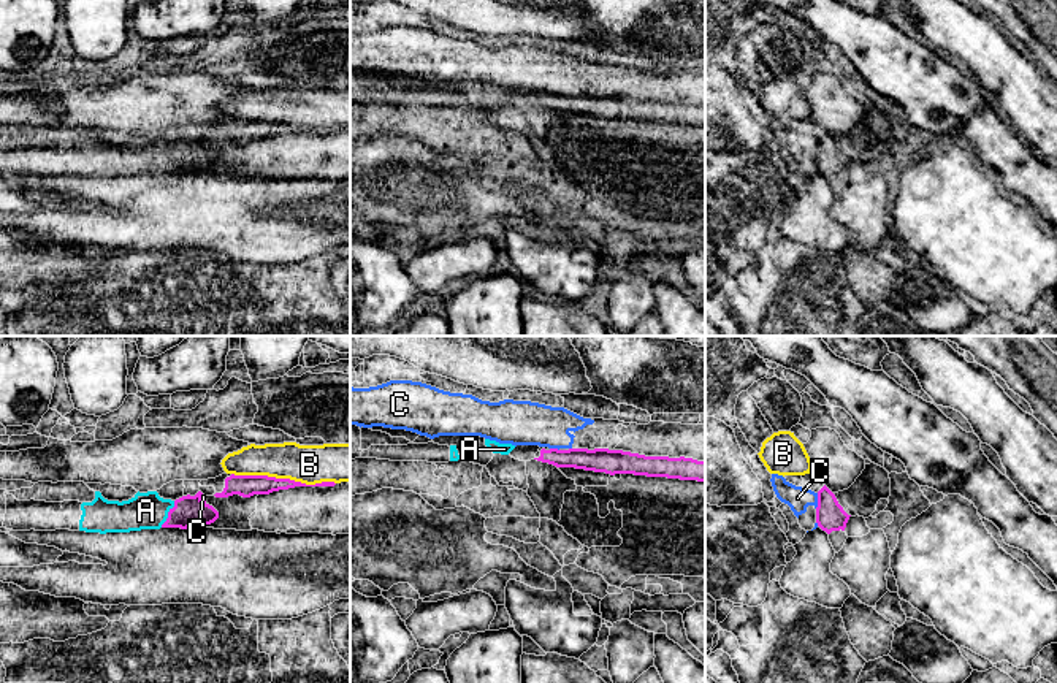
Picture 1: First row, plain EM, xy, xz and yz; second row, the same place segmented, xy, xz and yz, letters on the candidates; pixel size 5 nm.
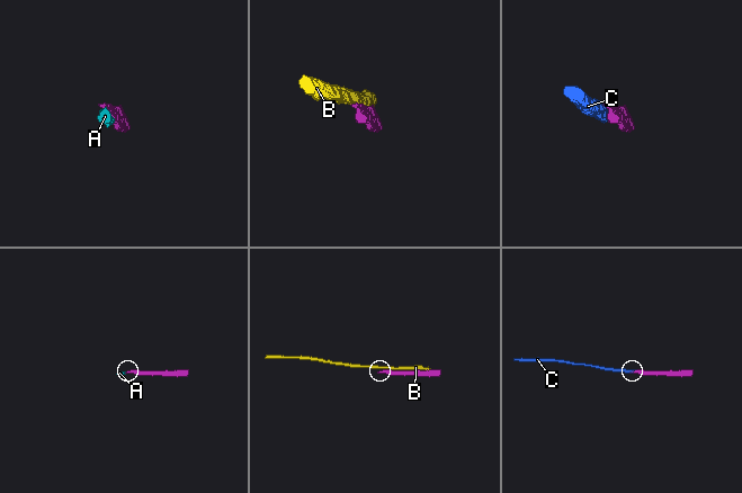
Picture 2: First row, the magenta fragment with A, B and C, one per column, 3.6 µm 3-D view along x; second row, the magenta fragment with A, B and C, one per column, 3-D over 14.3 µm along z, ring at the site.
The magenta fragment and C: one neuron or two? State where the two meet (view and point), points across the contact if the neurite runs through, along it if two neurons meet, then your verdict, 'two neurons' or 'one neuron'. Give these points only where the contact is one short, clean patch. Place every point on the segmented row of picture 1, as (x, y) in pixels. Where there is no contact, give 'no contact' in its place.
yz (818, 501) | along yz (818, 493), (818, 504), (815, 507) | two neurons

